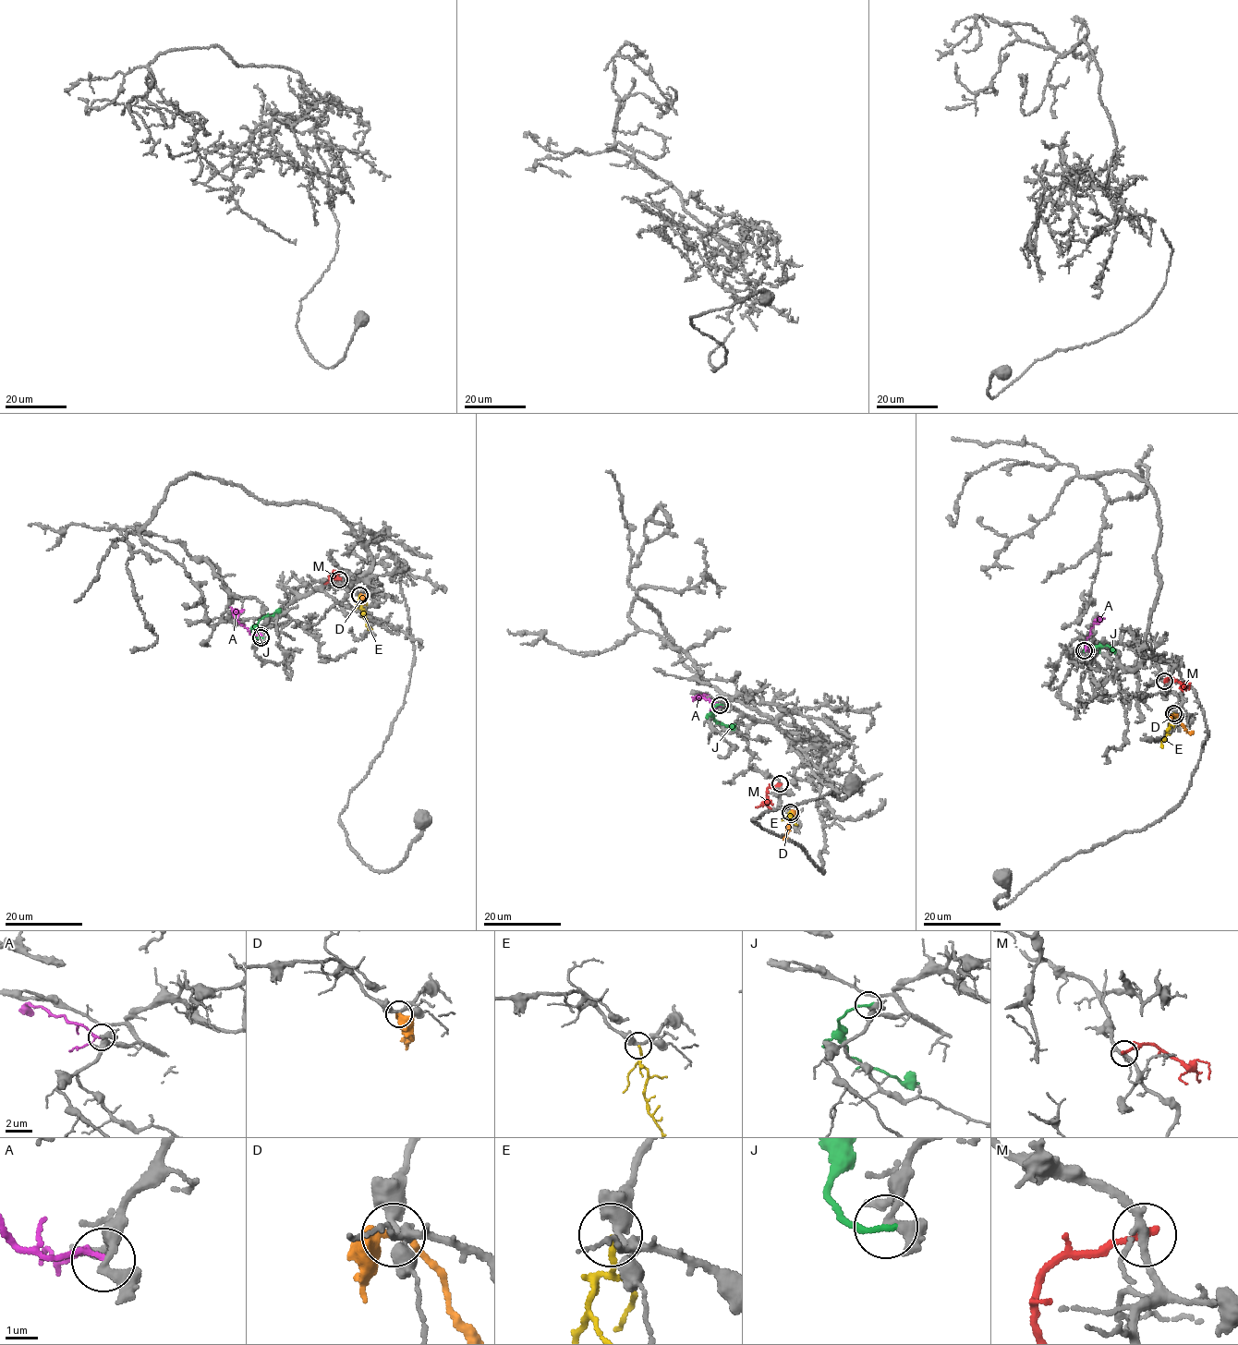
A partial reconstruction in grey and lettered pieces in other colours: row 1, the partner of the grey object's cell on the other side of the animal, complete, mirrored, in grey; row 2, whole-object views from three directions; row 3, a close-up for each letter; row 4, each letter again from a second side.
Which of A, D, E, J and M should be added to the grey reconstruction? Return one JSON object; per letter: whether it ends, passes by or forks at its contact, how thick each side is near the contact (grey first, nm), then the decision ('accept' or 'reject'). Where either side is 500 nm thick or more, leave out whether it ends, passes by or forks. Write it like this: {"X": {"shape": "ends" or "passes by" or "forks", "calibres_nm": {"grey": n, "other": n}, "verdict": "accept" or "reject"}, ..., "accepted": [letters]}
{"A": {"shape": "passes by", "calibres_nm": {"grey": 300, "other": 120}, "verdict": "reject"}, "D": {"shape": "passes by", "calibres_nm": {"grey": 320, "other": 320}, "verdict": "reject"}, "E": {"shape": "ends", "calibres_nm": {"grey": 400, "other": 170}, "verdict": "accept"}, "J": {"shape": "ends", "calibres_nm": {"grey": 280, "other": 190}, "verdict": "reject"}, "M": {"shape": "ends", "calibres_nm": {"grey": 200, "other": 240}, "verdict": "reject"}, "accepted": ["E"]}

